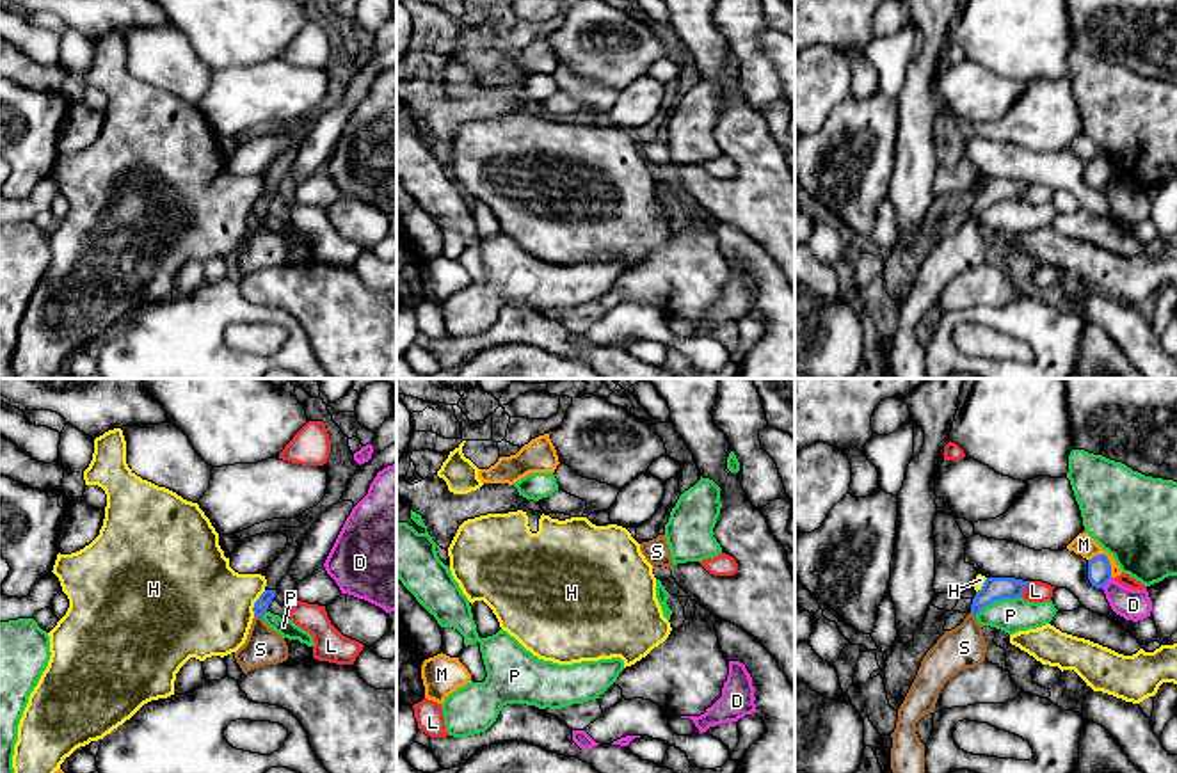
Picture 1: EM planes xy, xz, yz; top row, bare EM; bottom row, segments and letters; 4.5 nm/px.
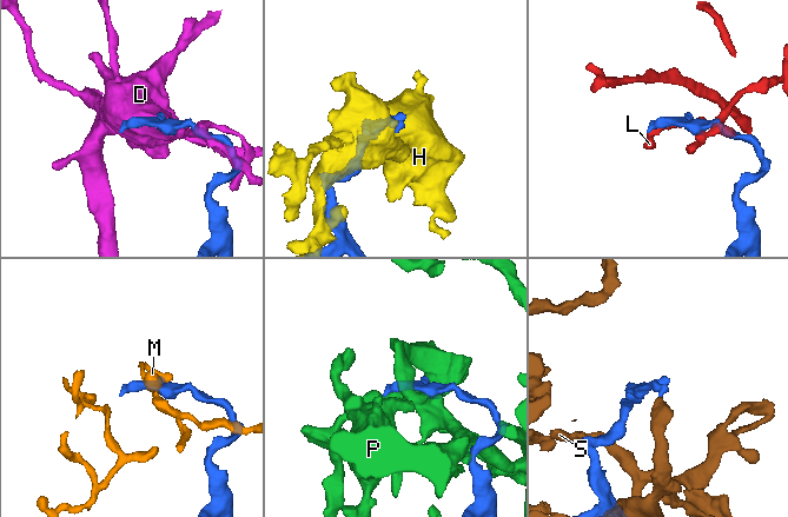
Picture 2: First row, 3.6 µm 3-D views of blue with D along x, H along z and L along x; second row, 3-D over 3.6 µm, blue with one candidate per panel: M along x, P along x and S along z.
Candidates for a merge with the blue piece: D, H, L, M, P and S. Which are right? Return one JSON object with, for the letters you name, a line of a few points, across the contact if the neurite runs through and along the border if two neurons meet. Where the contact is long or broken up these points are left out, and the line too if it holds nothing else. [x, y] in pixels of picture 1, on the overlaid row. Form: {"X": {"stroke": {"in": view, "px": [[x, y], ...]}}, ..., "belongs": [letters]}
{"S": {"stroke": {"in": "xy", "px": [[260, 608], [258, 615], [264, 645]]}}, "belongs": ["S"]}

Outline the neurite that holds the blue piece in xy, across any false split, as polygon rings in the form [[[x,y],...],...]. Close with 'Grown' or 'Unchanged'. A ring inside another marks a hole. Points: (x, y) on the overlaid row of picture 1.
[[[265,590],[254,602],[254,618],[247,640],[235,652],[235,659],[244,673],[265,665],[277,665],[288,659],[288,645],[284,638],[270,629],[263,620],[263,615],[267,613],[268,604],[274,597],[276,590]]]. Grown

